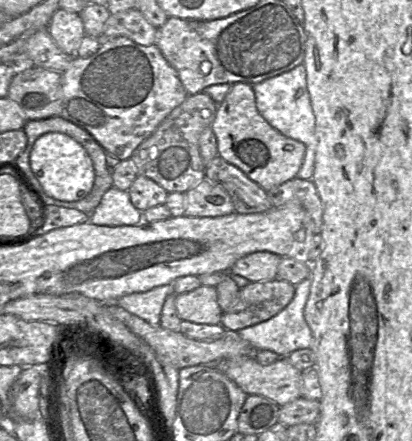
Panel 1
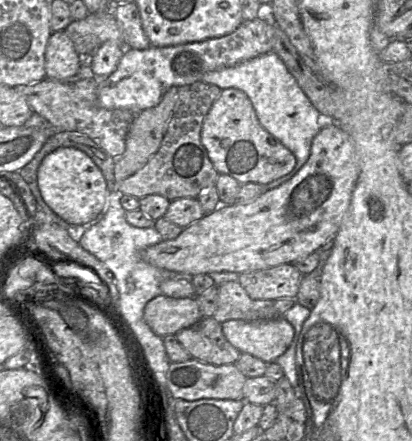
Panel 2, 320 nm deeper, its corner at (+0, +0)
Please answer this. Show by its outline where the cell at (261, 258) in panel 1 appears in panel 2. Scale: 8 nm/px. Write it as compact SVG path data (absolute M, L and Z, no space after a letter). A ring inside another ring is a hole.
M286 263L241 273L238 281L254 300L296 299L302 277L294 264Z

